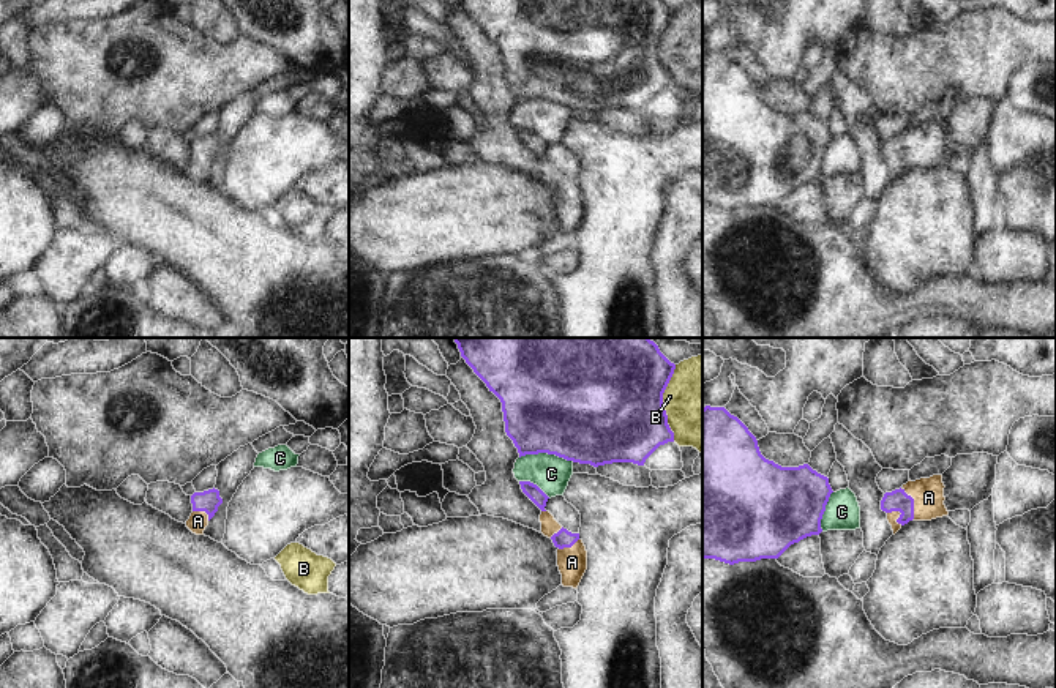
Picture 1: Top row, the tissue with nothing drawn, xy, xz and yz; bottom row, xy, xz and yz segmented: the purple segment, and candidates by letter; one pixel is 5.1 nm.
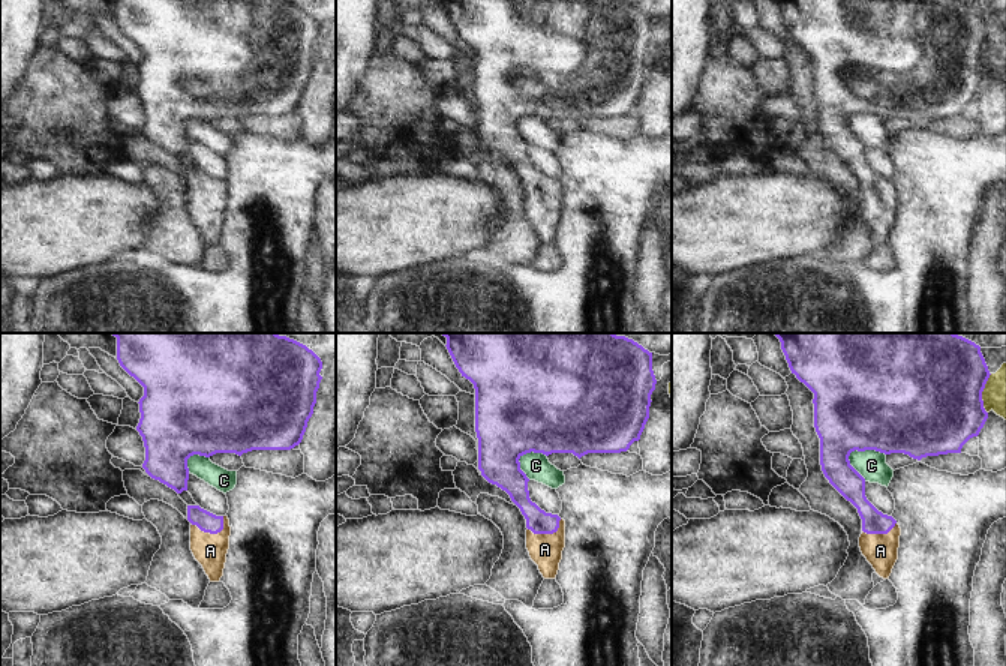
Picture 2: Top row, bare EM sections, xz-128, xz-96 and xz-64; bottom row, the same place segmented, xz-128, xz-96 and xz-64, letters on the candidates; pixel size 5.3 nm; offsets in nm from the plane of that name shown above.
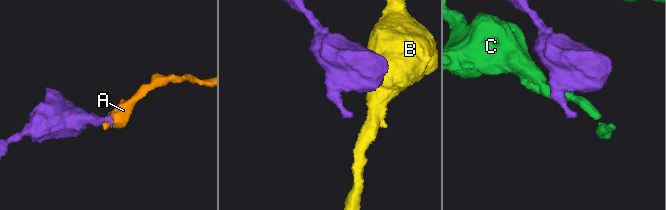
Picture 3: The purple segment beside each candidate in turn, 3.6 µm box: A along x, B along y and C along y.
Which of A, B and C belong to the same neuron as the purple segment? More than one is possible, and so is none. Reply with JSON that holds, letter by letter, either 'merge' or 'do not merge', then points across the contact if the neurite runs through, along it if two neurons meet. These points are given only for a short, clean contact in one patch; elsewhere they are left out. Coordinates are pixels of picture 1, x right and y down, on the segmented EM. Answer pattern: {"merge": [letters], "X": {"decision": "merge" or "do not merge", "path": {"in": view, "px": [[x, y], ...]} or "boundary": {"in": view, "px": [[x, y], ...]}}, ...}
{"merge": ["A"], "A": {"decision": "merge", "path": {"in": "yz", "px": [[897, 501], [913, 502], [928, 497]]}}, "B": {"decision": "do not merge", "boundary": {"in": "xz", "px": [[676, 365], [663, 393], [663, 409], [673, 441]]}}, "C": {"decision": "do not merge", "boundary": {"in": "xz", "px": [[520, 456], [554, 453], [573, 461]]}}}

